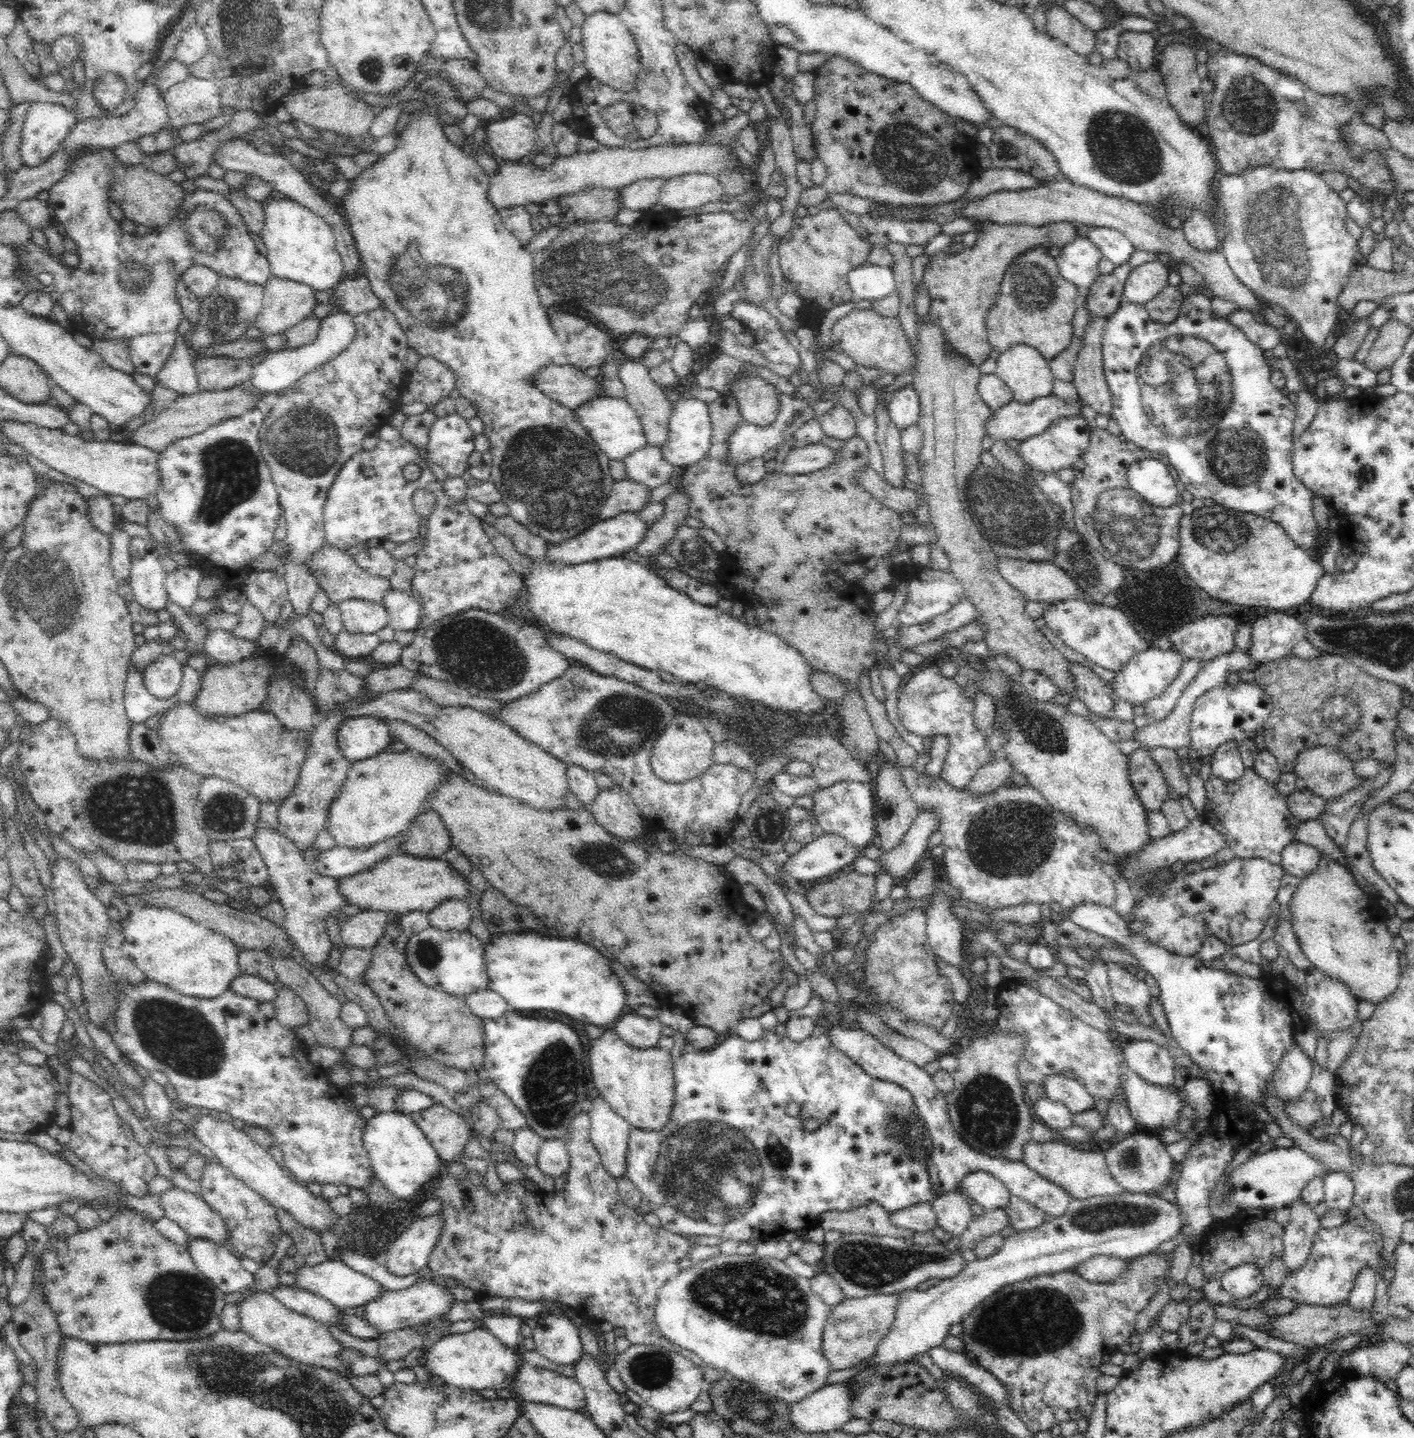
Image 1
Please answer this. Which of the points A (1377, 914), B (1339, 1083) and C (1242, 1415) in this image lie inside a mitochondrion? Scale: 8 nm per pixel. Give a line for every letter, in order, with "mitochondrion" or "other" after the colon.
A: other
B: other
C: mitochondrion

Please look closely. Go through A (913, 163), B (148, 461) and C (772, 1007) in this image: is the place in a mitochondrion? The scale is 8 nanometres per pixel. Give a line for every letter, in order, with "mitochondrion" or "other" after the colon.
A: mitochondrion
B: other
C: other

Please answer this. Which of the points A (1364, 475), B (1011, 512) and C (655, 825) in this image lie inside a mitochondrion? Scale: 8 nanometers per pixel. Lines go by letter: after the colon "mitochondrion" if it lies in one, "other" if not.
A: other
B: mitochondrion
C: other

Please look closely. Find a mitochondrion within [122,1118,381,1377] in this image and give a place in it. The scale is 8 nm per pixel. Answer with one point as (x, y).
(182, 1302)

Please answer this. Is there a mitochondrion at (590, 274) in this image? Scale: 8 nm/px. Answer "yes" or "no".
yes

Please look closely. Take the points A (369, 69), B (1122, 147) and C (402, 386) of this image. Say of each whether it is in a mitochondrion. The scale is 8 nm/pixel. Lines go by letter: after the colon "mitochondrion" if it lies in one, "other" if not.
A: mitochondrion
B: mitochondrion
C: other

